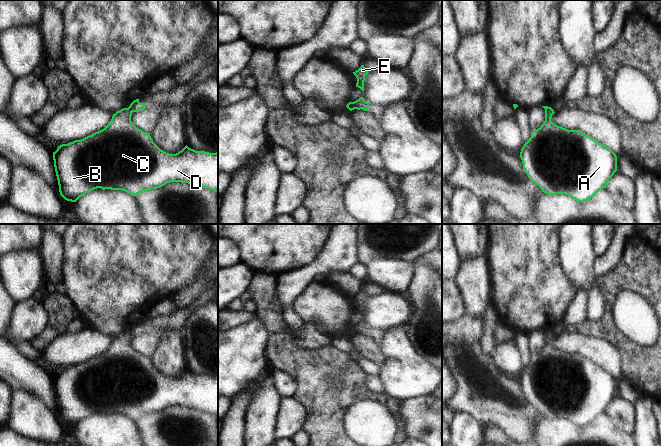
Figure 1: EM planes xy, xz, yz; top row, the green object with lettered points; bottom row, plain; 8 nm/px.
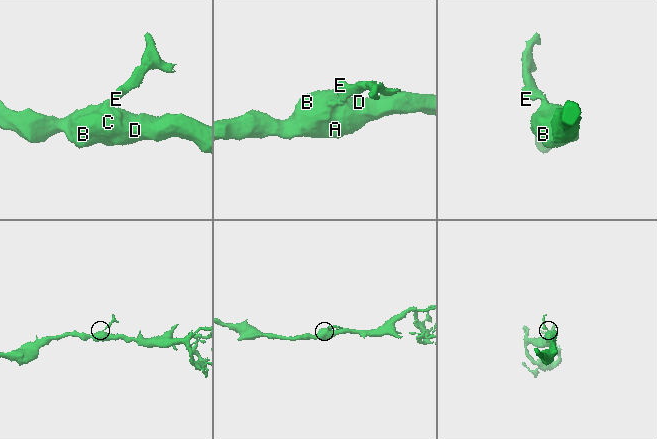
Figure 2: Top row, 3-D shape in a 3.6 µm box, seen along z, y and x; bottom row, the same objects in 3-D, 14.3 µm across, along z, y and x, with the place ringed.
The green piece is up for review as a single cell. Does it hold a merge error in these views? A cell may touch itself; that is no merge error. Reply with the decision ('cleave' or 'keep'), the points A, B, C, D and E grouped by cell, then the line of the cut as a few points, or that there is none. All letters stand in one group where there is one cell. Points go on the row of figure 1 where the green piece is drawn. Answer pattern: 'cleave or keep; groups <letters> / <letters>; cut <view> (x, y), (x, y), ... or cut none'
cleave; groups A B C D / E; cut xy (128, 107), (132, 111)

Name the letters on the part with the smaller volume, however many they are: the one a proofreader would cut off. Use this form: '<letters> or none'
E

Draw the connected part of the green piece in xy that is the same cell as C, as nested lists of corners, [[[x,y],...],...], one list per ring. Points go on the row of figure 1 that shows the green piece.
[[[129,107],[123,108],[113,114],[111,121],[104,129],[81,140],[62,144],[53,152],[59,192],[65,200],[76,202],[80,197],[97,188],[122,190],[135,196],[171,182],[188,183],[218,193],[218,152],[196,151],[186,145],[176,154],[166,153],[153,142],[149,133],[142,131],[132,123],[131,116],[132,110]]]

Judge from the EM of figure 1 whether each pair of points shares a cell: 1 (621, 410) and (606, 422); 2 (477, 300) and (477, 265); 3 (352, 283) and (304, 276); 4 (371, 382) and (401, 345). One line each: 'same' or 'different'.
1: different
2: same
3: different
4: different

